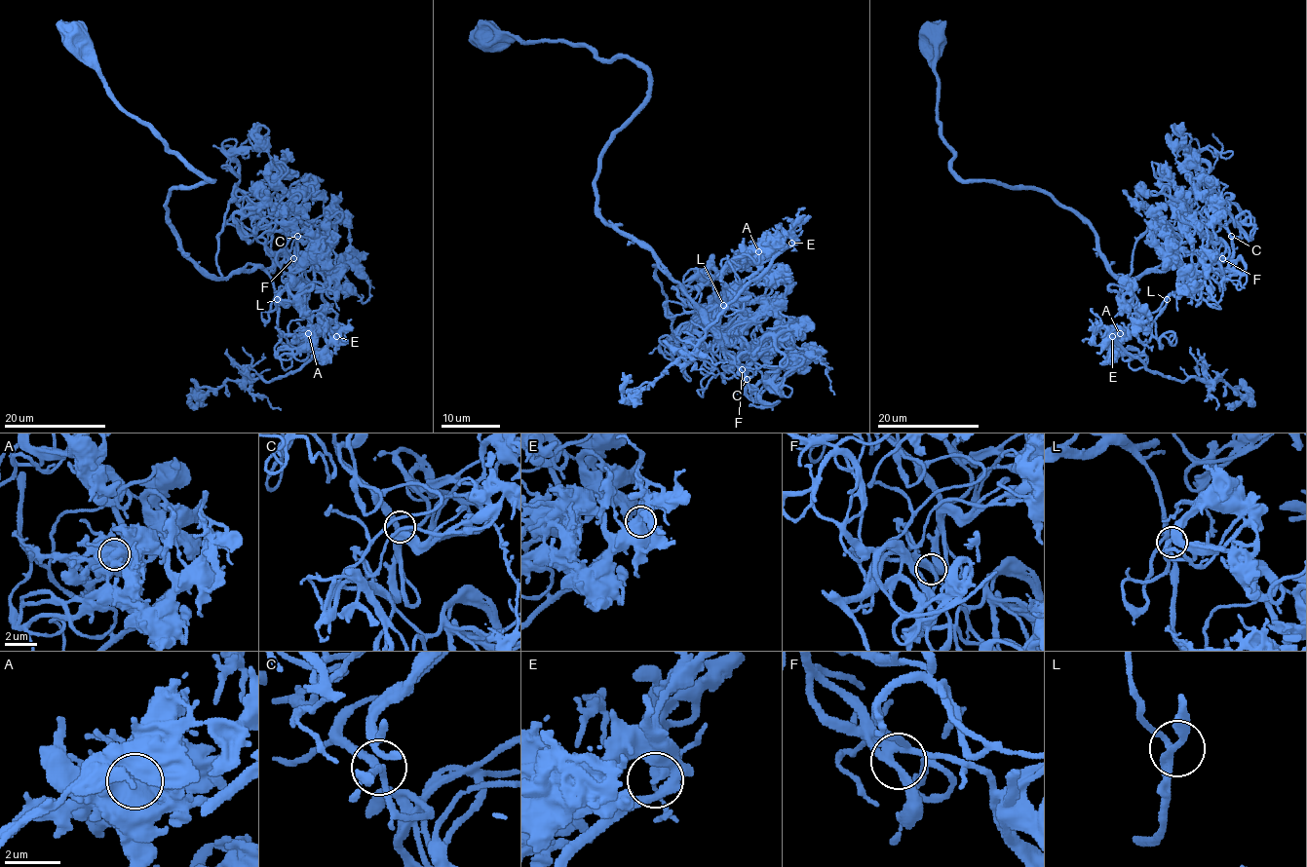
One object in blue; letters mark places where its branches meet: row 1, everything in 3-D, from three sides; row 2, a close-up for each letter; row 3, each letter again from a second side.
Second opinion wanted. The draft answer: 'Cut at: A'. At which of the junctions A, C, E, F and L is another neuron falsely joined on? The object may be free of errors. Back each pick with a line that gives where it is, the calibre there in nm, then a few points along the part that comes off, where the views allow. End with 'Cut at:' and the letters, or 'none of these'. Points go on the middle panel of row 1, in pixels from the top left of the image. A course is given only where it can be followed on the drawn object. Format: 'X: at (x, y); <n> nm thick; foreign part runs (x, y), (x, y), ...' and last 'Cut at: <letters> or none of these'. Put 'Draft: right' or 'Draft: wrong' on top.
Draft: right
A: at (758, 251); 1350 nm thick; foreign part runs (758, 251), (774, 248), (782, 238), (794, 241), (729, 304), (694, 349), (624, 398), (623, 384), (632, 375)
Cut at: A

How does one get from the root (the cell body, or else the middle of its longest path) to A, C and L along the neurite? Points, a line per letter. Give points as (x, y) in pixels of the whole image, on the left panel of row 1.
A: (75, 37), (106, 92), (212, 181), (171, 190), (178, 245), (213, 278), (269, 277), (276, 351), (307, 333)
C: (75, 37), (106, 92), (212, 181), (174, 186), (166, 203), (178, 245), (208, 274), (294, 258), (297, 236)
L: (75, 37), (106, 92), (212, 181), (171, 190), (167, 222), (178, 245), (213, 278), (260, 267), (277, 299)

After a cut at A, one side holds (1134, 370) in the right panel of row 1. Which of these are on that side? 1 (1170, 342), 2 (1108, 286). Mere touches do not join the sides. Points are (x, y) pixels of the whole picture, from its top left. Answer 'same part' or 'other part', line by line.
1: same part
2: same part

